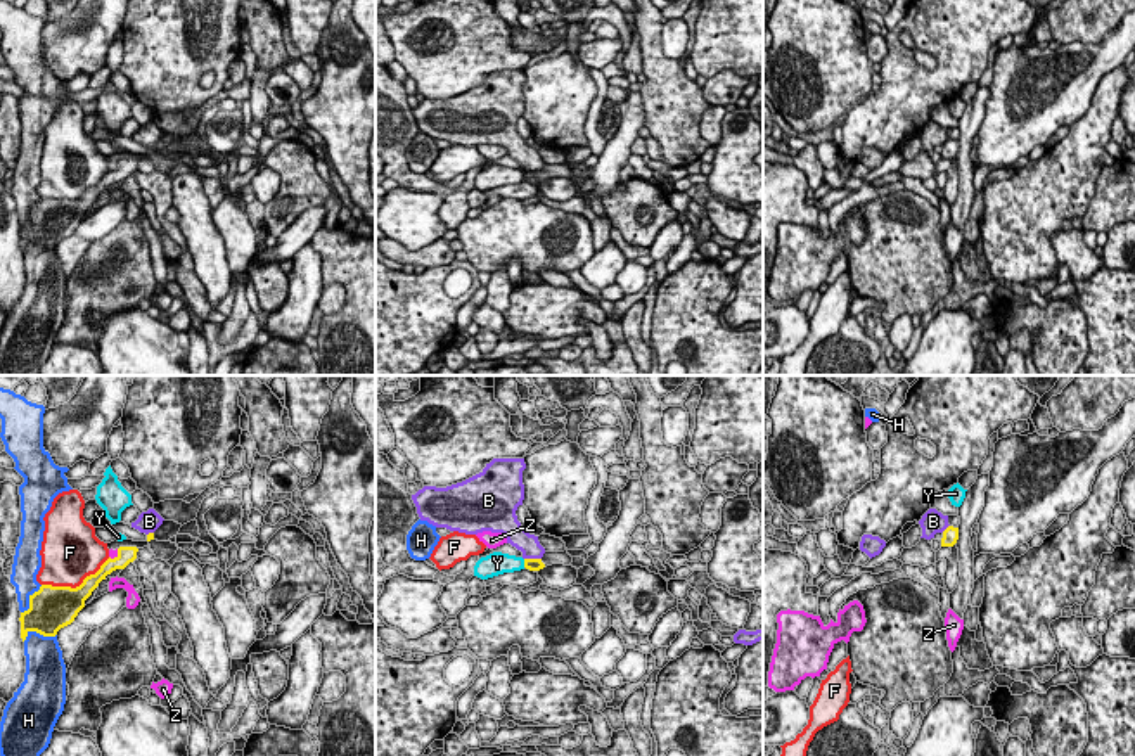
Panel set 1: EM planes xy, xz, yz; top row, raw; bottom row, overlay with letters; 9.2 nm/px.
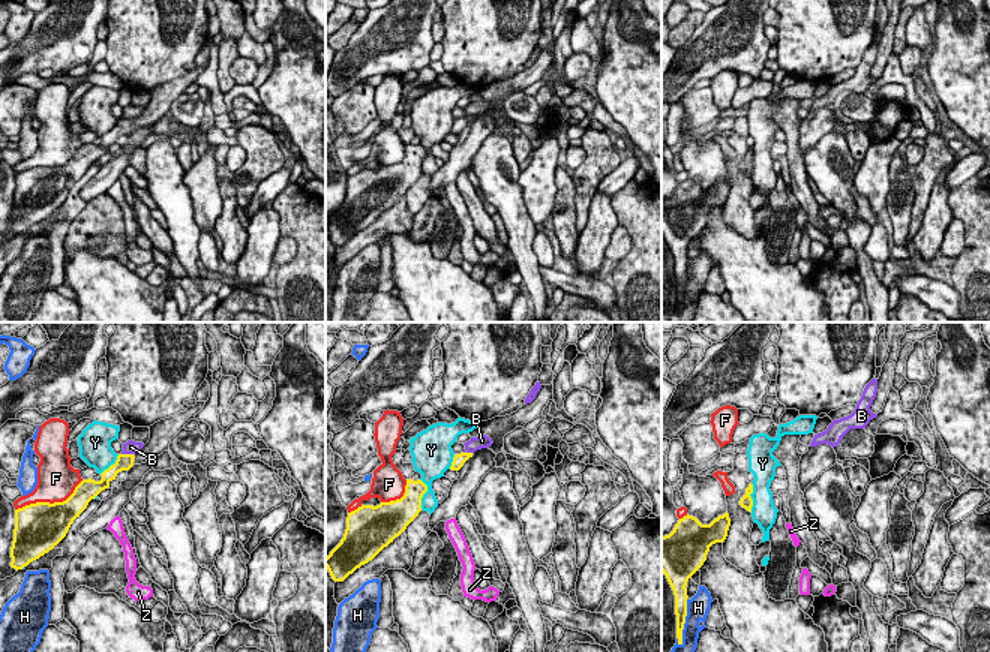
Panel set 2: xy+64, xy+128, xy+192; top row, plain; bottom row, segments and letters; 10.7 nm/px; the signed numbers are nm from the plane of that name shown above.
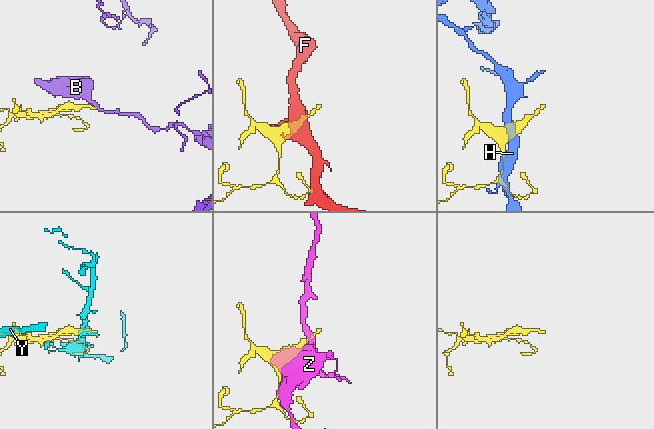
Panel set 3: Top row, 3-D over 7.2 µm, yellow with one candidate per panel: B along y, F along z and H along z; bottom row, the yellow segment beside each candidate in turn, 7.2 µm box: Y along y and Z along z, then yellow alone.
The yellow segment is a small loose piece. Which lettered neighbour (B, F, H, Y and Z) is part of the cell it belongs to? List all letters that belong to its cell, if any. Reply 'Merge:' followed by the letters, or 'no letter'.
Merge: no letter

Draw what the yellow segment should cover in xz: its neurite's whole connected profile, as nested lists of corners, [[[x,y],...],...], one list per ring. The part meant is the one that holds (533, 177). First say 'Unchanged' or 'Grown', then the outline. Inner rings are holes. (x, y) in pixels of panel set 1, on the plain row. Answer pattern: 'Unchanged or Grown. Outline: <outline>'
Grown. Outline: [[[568,163],[545,164],[542,171],[524,171],[524,180],[529,183],[540,183],[540,182],[552,178],[552,176],[571,178],[571,175],[573,175],[573,170],[568,166]]]

